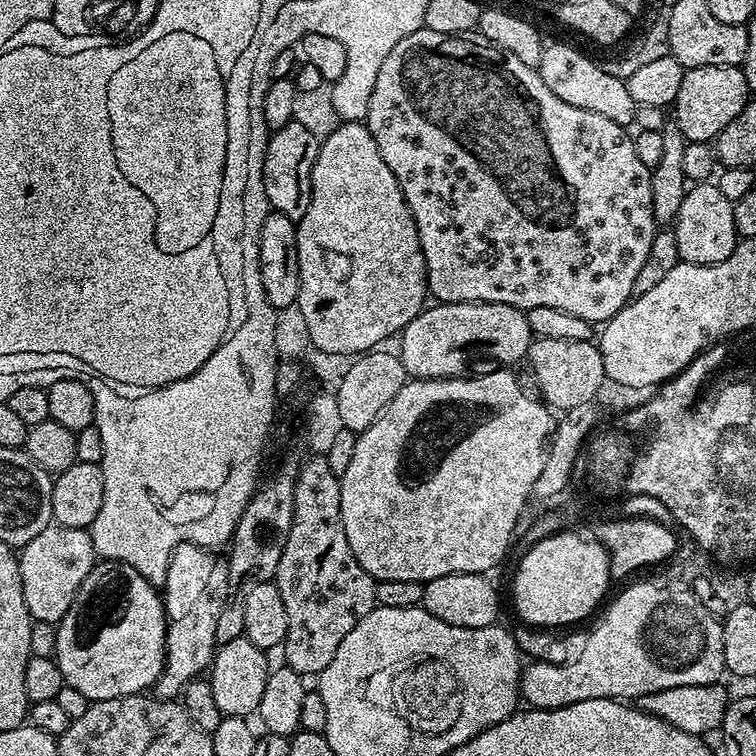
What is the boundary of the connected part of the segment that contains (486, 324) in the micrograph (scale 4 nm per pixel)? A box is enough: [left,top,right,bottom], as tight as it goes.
[398,302,533,380]

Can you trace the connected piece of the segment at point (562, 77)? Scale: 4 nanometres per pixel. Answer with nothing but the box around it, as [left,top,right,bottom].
[538,43,636,126]

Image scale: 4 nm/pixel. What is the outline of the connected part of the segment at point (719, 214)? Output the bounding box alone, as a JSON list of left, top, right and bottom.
[671,182,738,264]

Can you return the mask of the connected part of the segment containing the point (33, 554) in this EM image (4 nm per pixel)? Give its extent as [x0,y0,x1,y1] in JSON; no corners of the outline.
[18,524,98,623]

